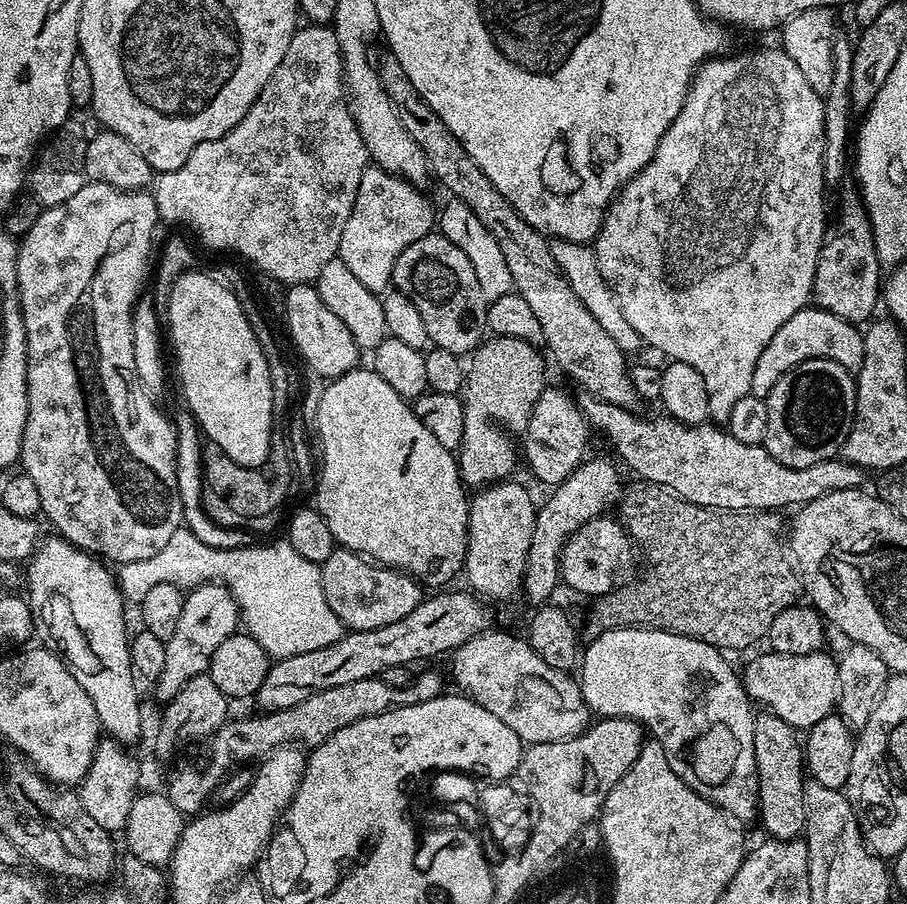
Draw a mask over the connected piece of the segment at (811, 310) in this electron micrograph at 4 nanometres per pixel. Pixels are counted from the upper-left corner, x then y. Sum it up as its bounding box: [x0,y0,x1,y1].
[751,306,864,398]

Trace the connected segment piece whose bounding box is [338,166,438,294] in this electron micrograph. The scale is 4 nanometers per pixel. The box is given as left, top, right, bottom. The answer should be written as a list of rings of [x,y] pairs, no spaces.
[[[369,166],[362,174],[362,182],[358,182],[358,198],[354,198],[354,210],[350,210],[350,218],[346,218],[346,227],[342,230],[342,242],[338,259],[346,262],[346,267],[358,277],[366,290],[380,294],[392,283],[394,262],[398,262],[398,254],[410,246],[410,242],[418,242],[418,238],[433,231],[438,212],[423,196],[417,185],[409,180],[386,171],[385,168]]]

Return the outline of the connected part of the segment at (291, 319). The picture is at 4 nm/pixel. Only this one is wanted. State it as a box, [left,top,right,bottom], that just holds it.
[282,284,362,381]

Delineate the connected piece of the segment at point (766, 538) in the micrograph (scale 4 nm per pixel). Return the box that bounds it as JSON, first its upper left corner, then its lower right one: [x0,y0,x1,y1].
[582,482,802,650]

